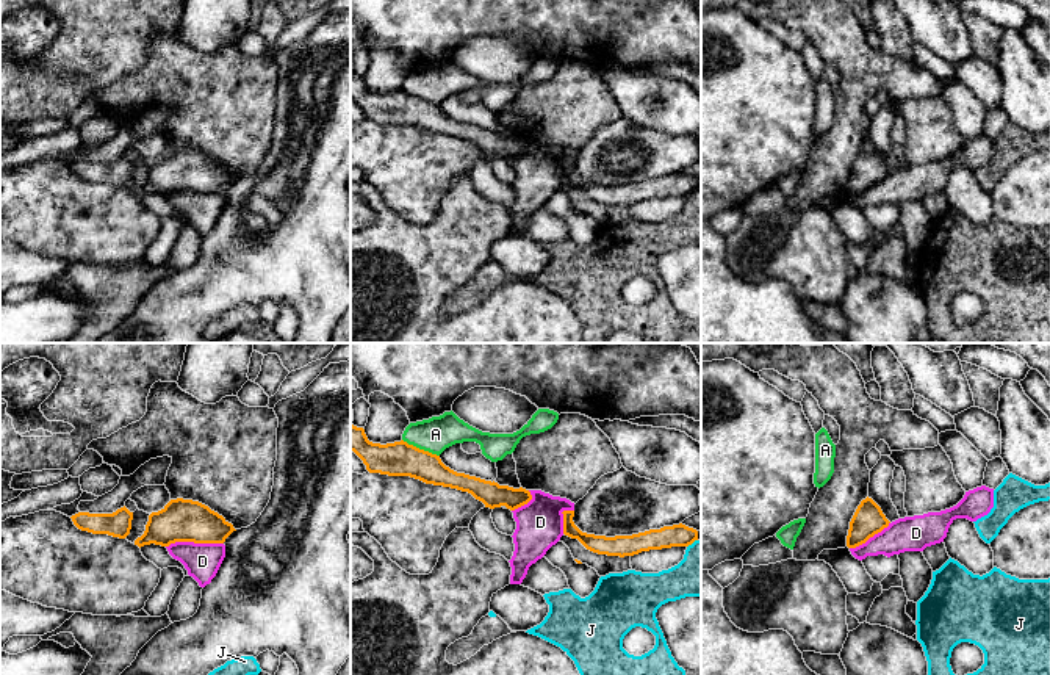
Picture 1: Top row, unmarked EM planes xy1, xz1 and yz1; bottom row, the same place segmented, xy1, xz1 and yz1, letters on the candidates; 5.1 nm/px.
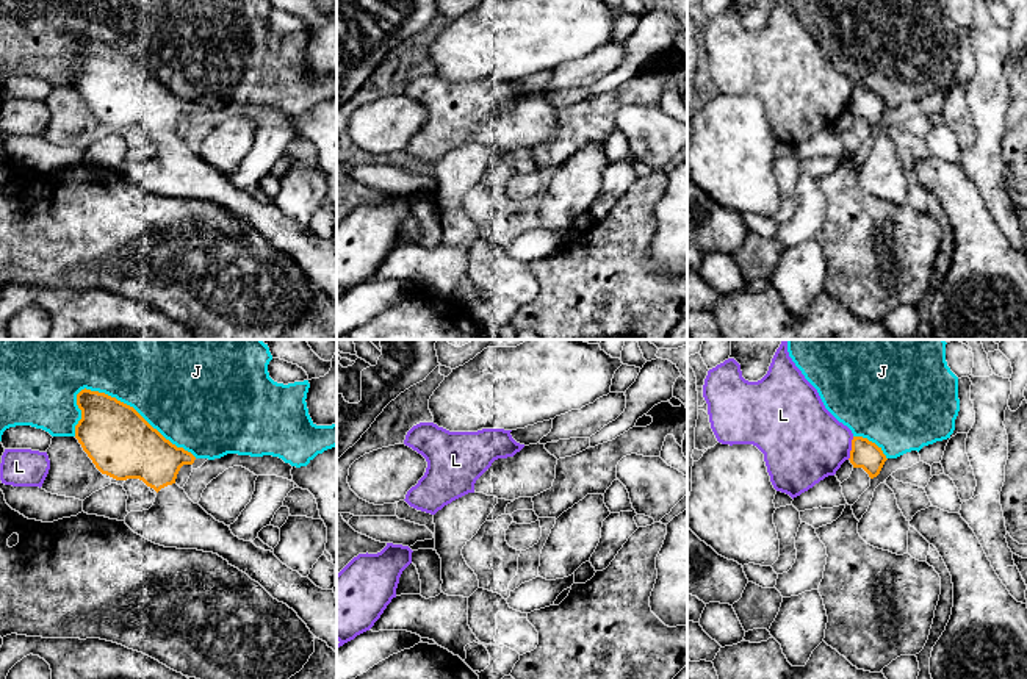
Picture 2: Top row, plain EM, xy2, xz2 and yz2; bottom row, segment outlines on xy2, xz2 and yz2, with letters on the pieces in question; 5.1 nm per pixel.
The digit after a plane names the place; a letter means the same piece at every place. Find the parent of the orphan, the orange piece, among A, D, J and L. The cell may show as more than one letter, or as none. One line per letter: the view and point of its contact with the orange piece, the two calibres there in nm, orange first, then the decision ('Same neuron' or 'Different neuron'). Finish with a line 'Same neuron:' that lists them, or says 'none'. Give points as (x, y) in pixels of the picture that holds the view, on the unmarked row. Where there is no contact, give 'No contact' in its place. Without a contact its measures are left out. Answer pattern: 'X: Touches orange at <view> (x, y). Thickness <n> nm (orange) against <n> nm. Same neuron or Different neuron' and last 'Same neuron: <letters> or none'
A: Touches orange at xz1 (421, 99). Thickness 180 nm (orange) against 180 nm. Different neuron
D: Touches orange at xy1 (194, 191). Thickness 220 nm (orange) against 190 nm. Different neuron
J: Touches orange at xy2 (135, 60). Thickness 360 nm (orange) against 440 nm. Different neuron
L: Touches orange at yz2 (852, 97). Thickness 150 nm (orange) against 420 nm. Different neuron
Same neuron: none

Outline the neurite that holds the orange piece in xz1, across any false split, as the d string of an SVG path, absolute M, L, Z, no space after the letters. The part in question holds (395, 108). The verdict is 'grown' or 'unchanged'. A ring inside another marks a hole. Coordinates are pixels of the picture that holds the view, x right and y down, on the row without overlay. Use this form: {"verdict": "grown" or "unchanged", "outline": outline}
{"verdict": "unchanged", "outline": "M351 74L351 100L363 110L369 122L410 125L426 133L468 141L490 158L505 155L515 160L532 149L530 141L523 136L513 138L457 122L446 116L440 105L404 89L387 94L372 92L368 89L365 78L354 74Z"}

